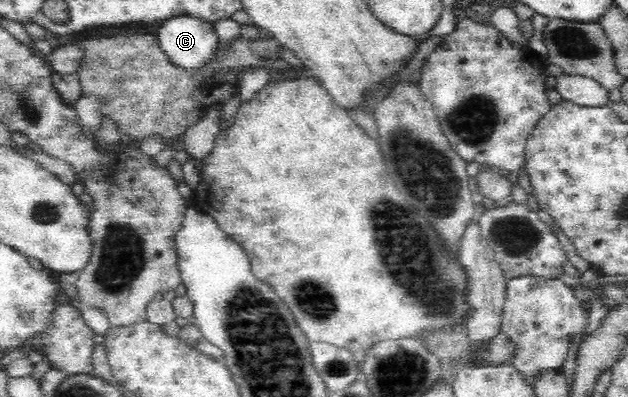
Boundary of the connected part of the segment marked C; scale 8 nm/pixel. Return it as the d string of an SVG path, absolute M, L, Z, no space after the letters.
M175 17L160 24L155 38L170 64L184 70L206 67L214 58L218 48L218 39L213 24L192 17Z

